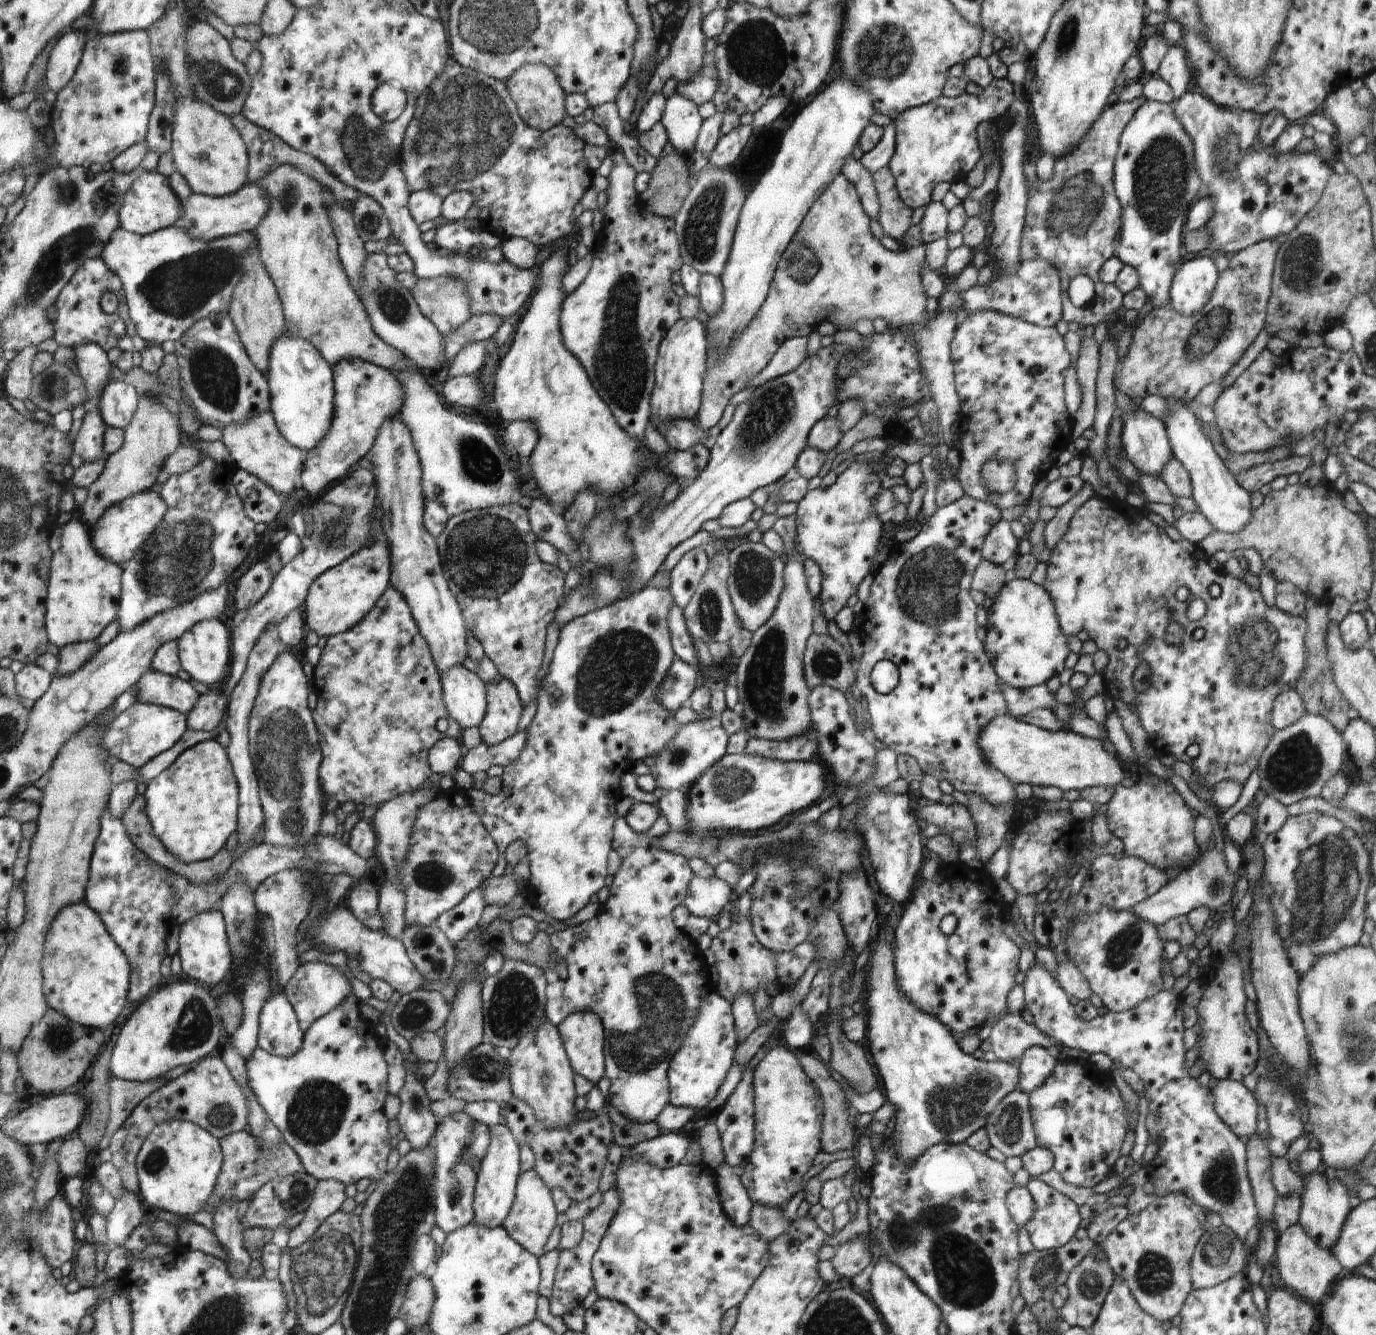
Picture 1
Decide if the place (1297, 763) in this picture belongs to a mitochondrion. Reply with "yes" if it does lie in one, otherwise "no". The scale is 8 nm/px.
yes

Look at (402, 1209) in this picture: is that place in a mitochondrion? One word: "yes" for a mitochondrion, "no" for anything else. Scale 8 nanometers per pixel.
yes

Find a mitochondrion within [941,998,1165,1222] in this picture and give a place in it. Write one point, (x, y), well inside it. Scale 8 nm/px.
(1007, 1126)

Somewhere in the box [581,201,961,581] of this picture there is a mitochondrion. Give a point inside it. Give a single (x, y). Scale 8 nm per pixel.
(620, 361)

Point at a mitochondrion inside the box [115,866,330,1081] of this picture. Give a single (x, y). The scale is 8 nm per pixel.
(194, 1027)

